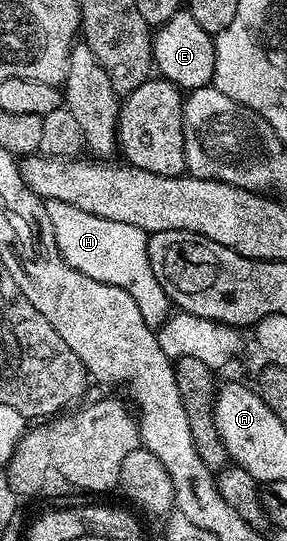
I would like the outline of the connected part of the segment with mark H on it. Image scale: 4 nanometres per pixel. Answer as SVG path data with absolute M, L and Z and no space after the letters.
M49 200L46 205L47 217L53 226L59 252L69 267L76 268L78 272L97 282L124 288L137 302L147 324L162 326L168 321L173 305L151 269L151 259L147 256L149 234L145 230L129 226L125 222L97 218L65 202Z

